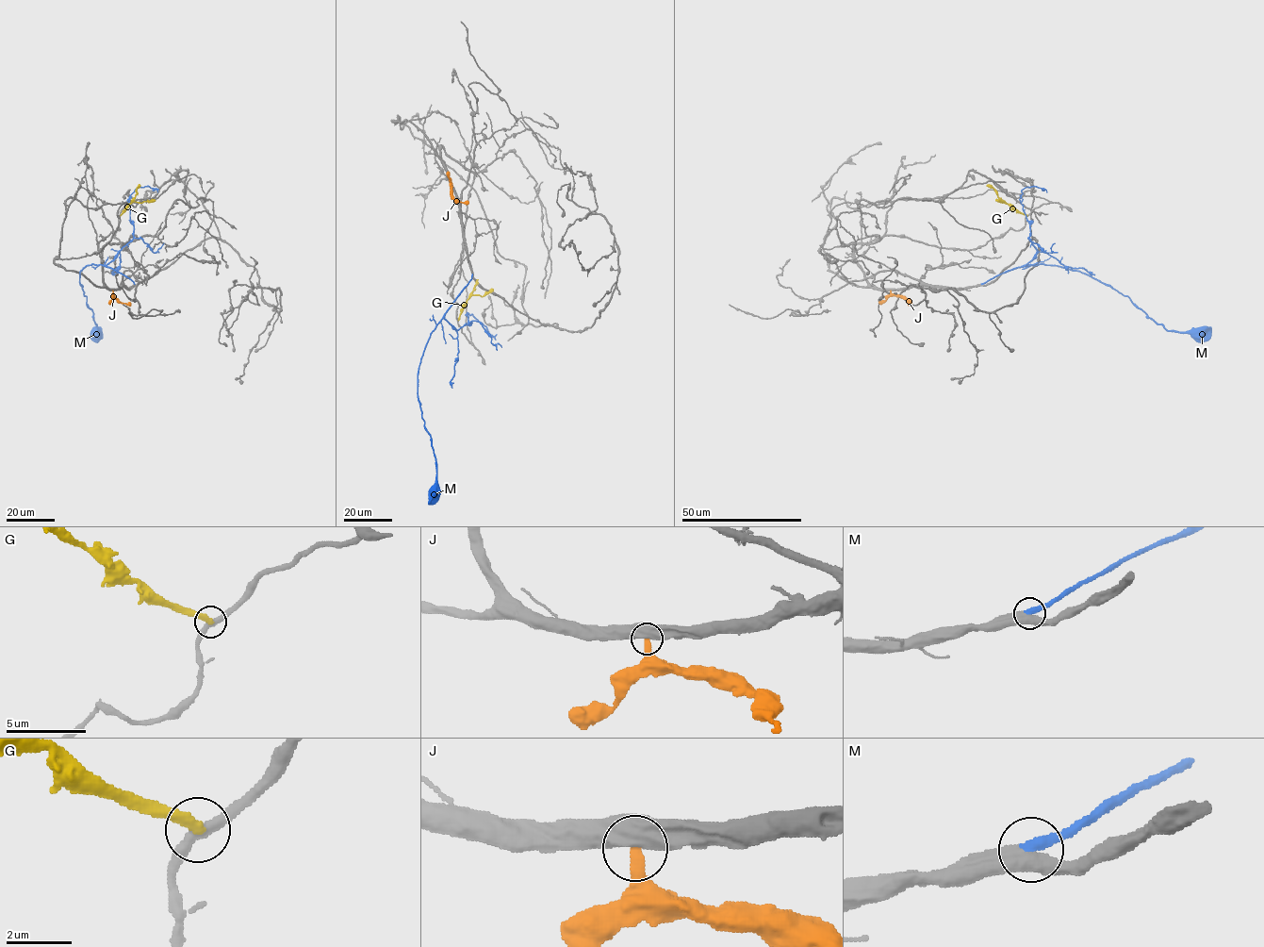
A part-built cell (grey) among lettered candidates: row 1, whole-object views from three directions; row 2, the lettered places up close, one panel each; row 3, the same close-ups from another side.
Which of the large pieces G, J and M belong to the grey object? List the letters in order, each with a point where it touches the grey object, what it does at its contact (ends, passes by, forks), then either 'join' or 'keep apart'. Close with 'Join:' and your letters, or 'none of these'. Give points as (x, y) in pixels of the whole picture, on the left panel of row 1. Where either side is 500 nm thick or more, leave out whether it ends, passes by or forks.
G: (120, 215) | it ends | keep apart
J: (112, 290) | keep apart
M: (134, 284) | it ends | join
Join: M

